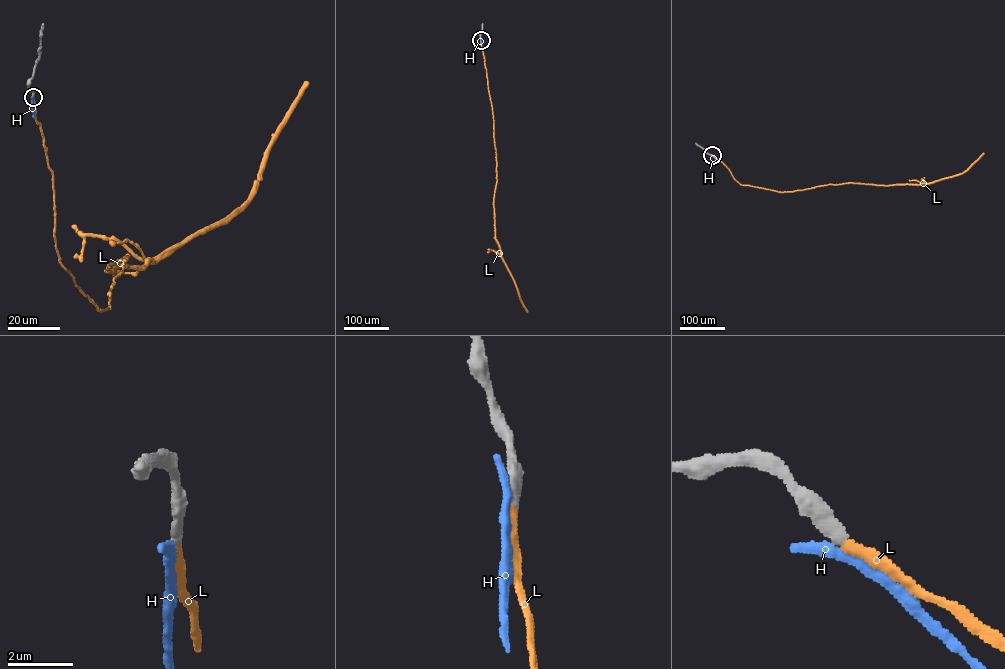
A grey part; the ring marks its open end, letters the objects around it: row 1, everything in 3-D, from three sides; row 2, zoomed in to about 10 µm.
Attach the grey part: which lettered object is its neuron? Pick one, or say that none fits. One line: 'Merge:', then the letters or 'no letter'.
Merge: L

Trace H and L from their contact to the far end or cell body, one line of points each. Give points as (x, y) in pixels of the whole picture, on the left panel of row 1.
H: (32, 97), (34, 117)
L: (32, 97), (59, 261), (102, 311), (128, 256), (111, 263), (113, 272), (167, 255), (252, 194), (306, 81)

